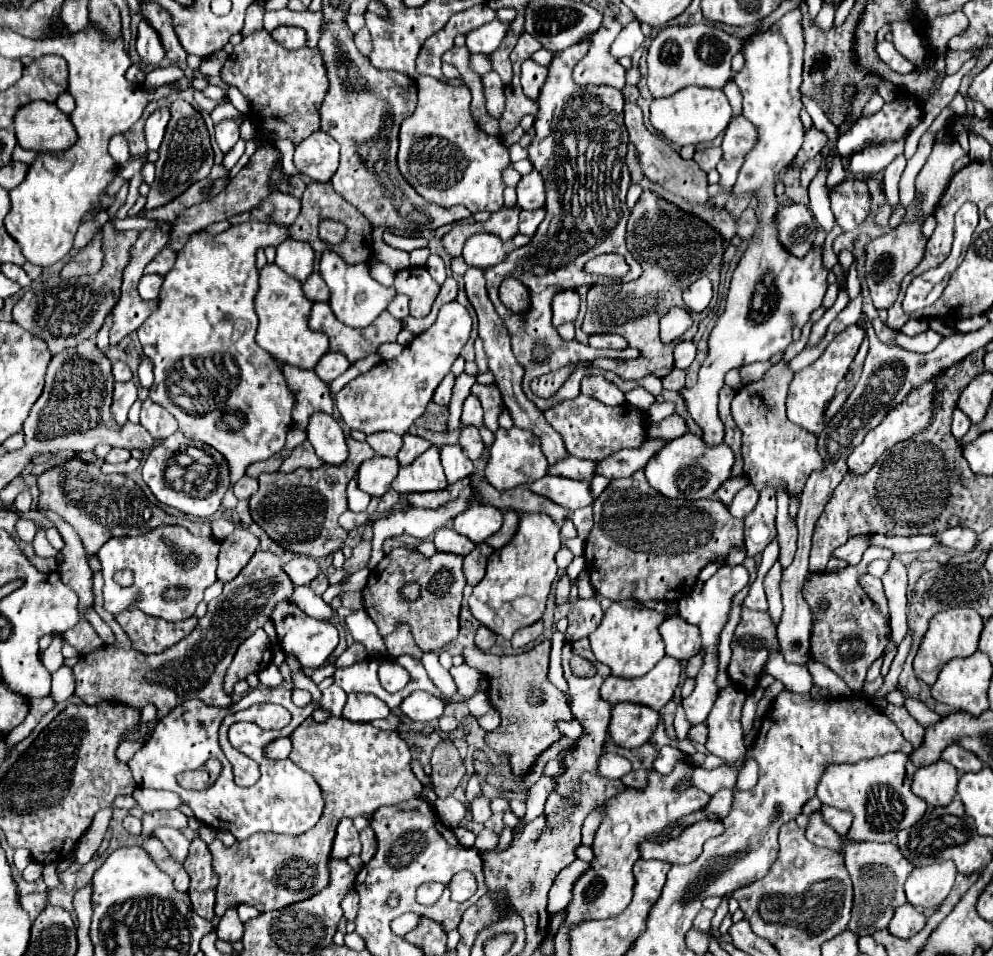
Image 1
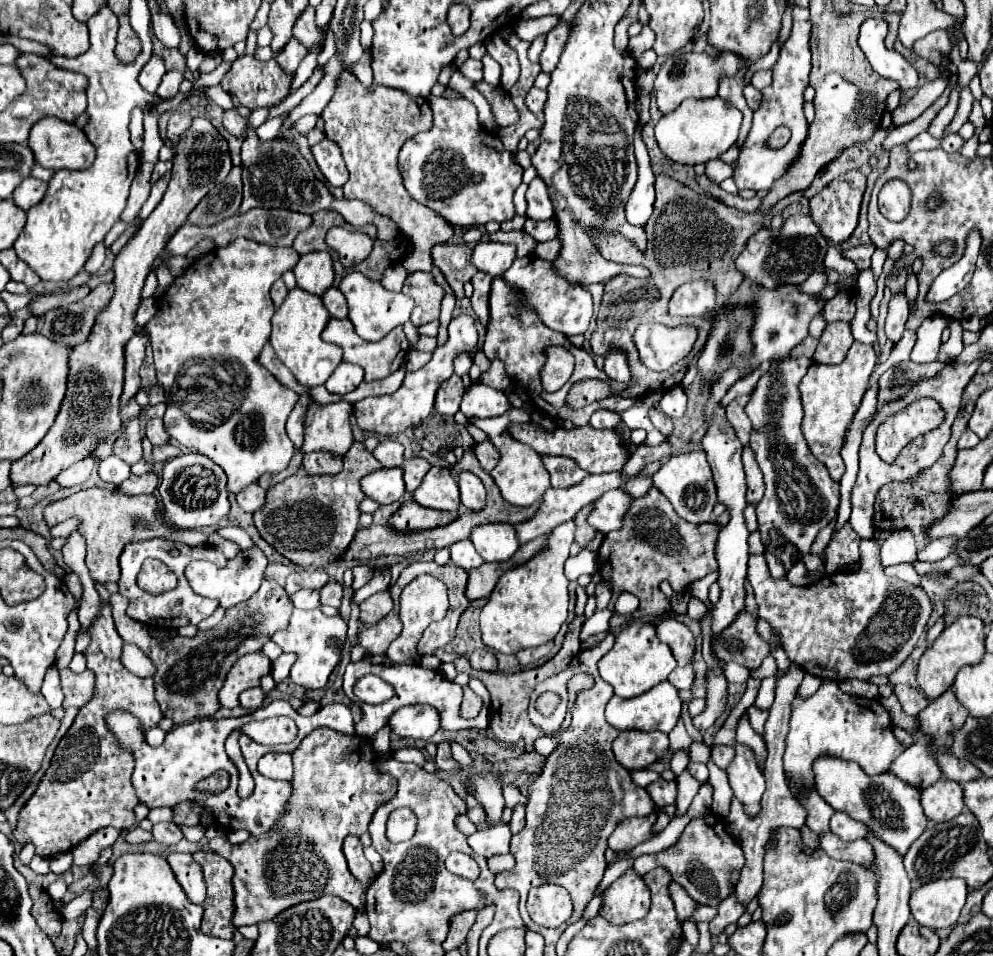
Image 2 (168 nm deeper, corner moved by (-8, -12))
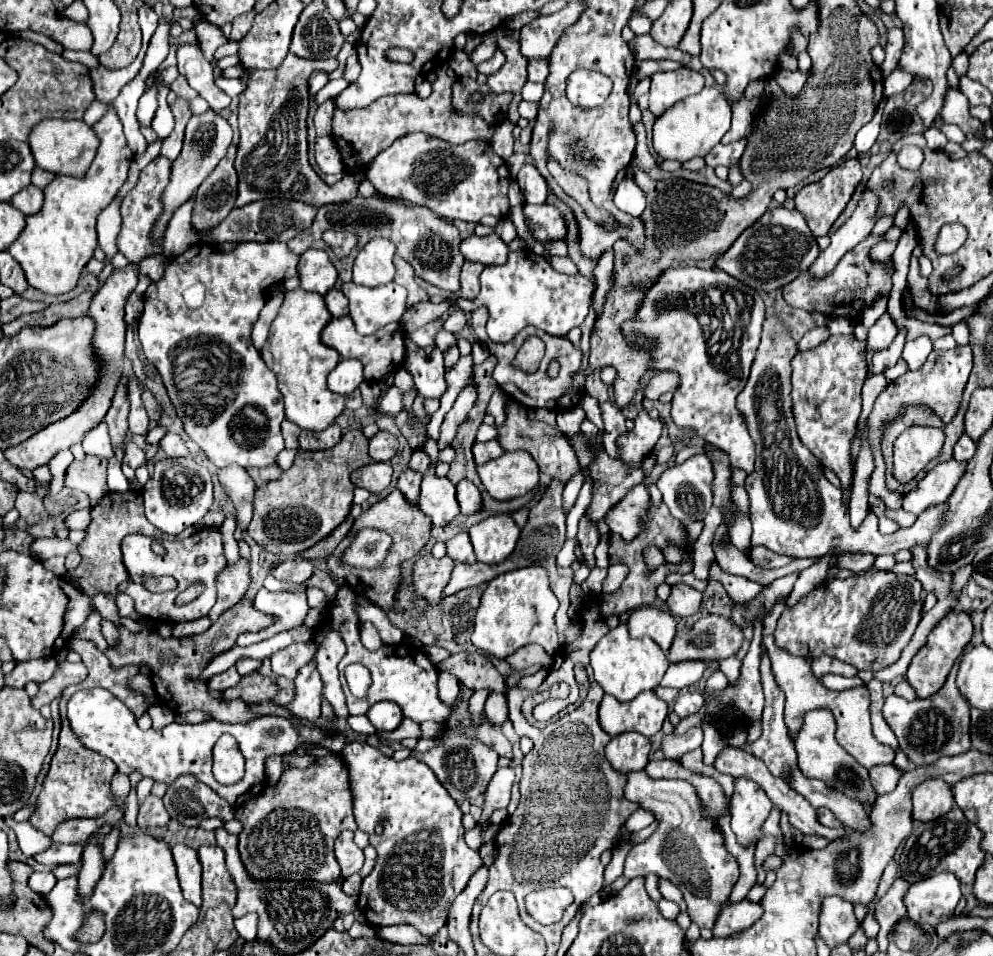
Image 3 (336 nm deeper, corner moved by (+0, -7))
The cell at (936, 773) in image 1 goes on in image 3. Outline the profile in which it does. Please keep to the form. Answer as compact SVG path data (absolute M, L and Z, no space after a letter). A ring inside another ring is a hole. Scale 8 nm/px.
M942 778L926 780L920 786L916 786L912 794L912 818L920 822L928 822L934 818L940 818L954 806L952 798L952 786L942 782Z

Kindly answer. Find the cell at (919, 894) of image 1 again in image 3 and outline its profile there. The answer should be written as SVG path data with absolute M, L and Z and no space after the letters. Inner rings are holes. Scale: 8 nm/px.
M942 872L912 884L904 896L908 916L914 922L928 922L936 926L954 916L954 908L962 898L960 882L950 872Z

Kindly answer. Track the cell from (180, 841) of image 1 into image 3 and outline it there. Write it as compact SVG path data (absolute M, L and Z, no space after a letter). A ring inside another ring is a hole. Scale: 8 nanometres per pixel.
M148 794L146 800L140 804L138 808L138 826L140 828L158 828L158 826L166 826L170 820L162 798Z

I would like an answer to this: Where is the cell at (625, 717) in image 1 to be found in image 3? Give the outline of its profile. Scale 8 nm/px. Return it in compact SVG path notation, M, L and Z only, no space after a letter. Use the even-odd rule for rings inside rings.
M628 732L612 738L606 746L606 758L614 770L628 774L644 770L650 756L650 740L642 734Z

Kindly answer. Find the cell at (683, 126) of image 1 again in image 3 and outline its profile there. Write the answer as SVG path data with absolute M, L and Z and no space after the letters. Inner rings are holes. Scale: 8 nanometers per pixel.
M704 88L702 92L688 96L668 108L654 122L654 140L652 146L664 160L686 162L696 156L706 156L728 132L732 120L730 104L726 102L722 88Z

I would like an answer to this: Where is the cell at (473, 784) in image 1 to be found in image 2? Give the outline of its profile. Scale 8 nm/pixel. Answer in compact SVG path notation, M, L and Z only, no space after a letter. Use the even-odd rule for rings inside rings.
M452 743L452 755L454 755L454 759L456 759L462 767L472 767L472 757L468 755L468 751L466 751L462 745Z

